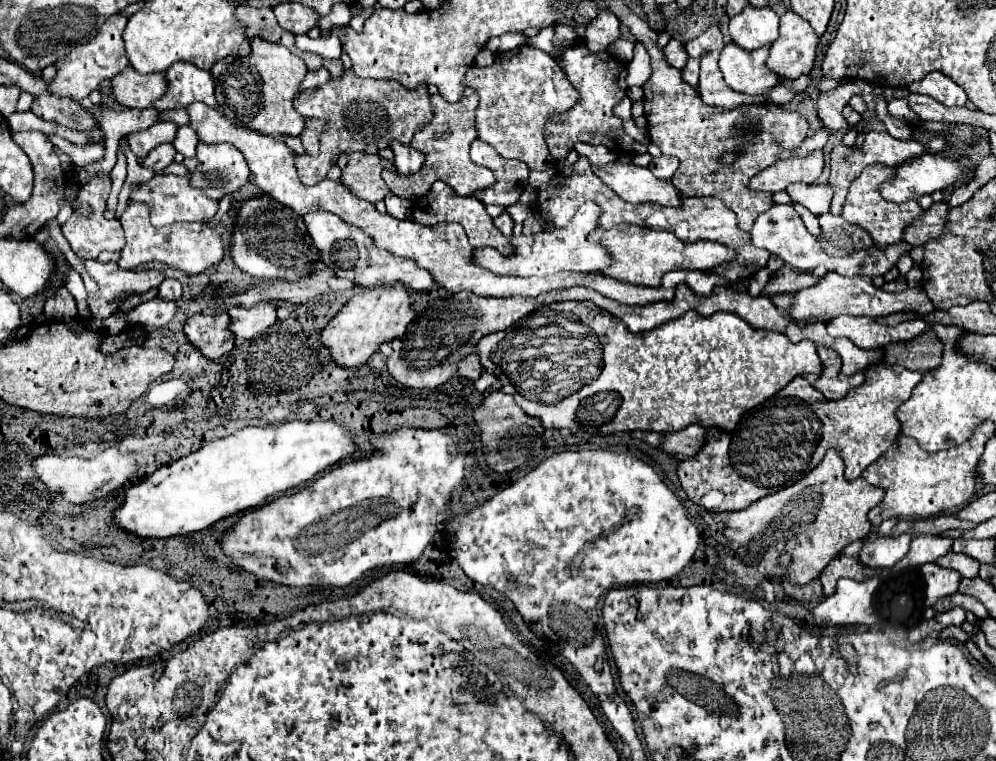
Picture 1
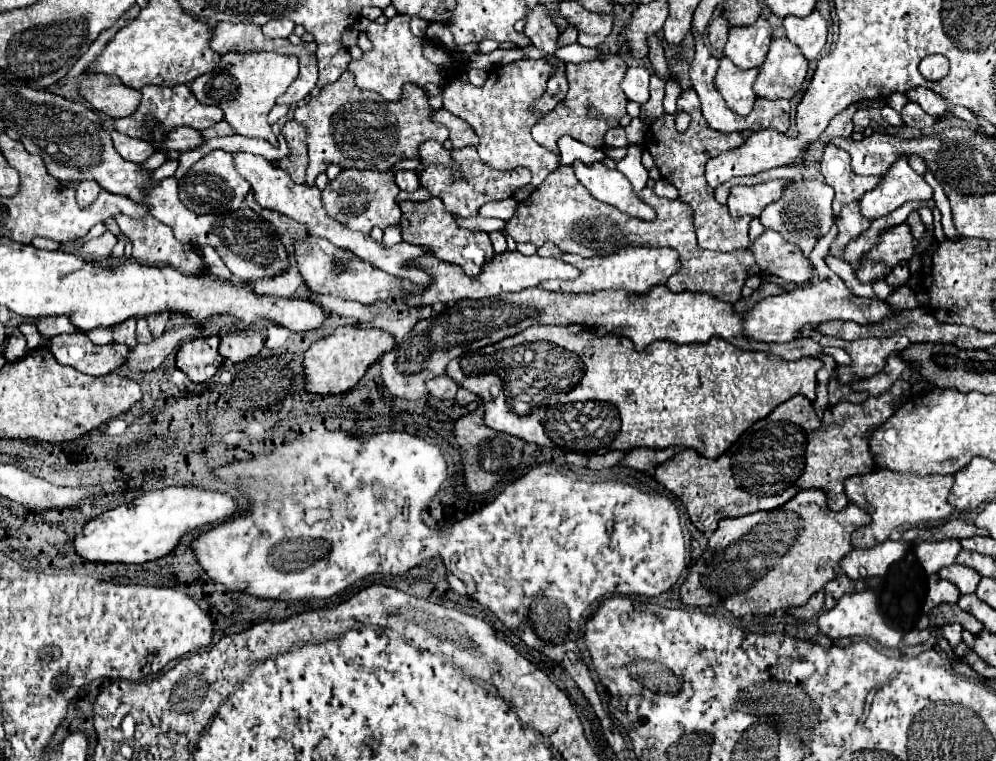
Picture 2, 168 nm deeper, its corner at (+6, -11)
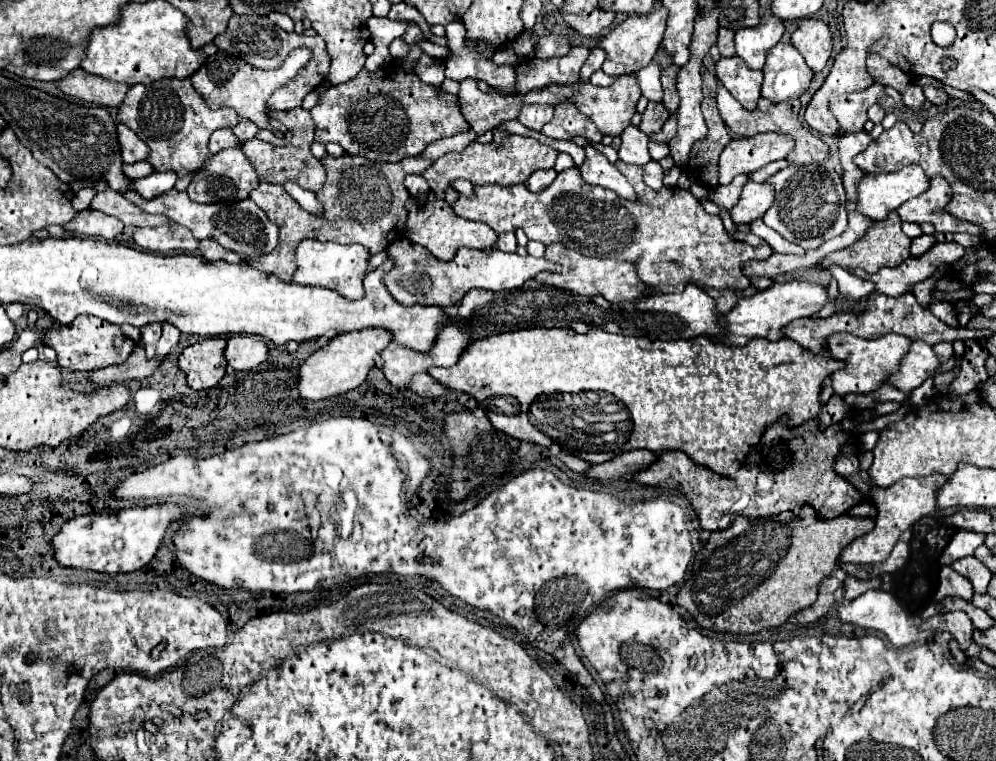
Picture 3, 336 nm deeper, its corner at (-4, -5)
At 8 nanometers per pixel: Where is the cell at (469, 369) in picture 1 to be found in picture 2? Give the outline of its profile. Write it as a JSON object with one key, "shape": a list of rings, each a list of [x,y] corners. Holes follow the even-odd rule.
{"shape":[[[442,374],[442,376],[428,382],[428,390],[434,398],[454,398],[456,390],[458,390],[458,384],[452,382],[448,374]]]}

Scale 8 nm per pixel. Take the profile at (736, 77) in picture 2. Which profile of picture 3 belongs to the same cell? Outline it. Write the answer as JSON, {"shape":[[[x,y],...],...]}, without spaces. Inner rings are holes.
{"shape":[[[738,56],[720,58],[716,62],[716,78],[746,110],[756,108],[762,86],[760,70],[750,70]]]}

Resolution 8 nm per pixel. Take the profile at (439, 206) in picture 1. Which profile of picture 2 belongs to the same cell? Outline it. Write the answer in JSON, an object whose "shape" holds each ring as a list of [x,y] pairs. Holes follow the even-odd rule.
{"shape":[[[430,198],[426,202],[402,202],[400,208],[402,208],[400,226],[402,226],[404,242],[430,248],[436,258],[462,266],[464,272],[470,276],[476,276],[482,270],[482,266],[492,262],[494,248],[490,246],[488,234],[478,232],[478,230],[460,228],[456,218],[442,206],[442,200]]]}

